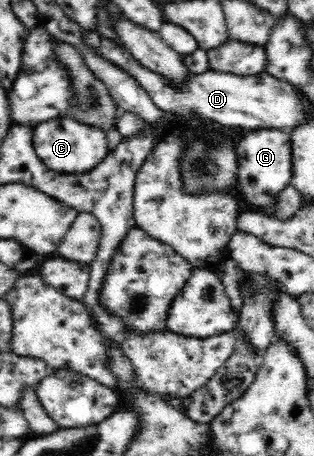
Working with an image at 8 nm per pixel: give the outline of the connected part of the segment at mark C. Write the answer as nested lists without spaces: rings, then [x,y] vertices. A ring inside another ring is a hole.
[[[69,117],[51,119],[38,124],[33,130],[32,137],[37,156],[46,167],[61,174],[89,172],[109,154],[105,131],[83,125]]]

